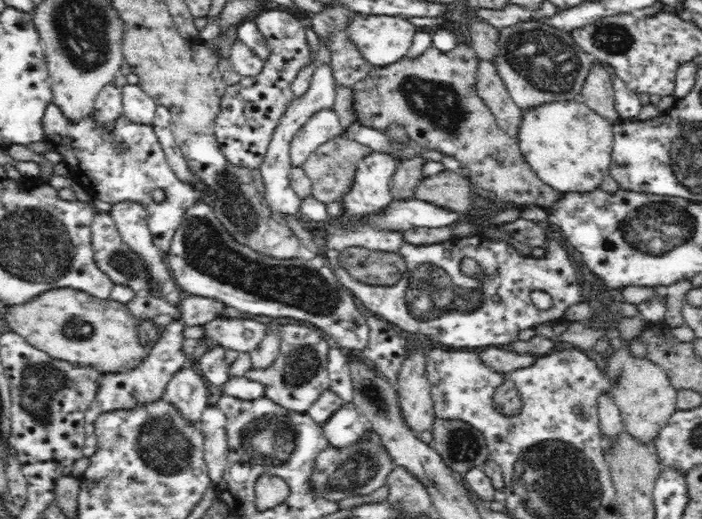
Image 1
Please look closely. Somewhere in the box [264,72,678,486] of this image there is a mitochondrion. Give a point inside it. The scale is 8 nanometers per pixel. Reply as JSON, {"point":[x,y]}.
{"point":[428,290]}

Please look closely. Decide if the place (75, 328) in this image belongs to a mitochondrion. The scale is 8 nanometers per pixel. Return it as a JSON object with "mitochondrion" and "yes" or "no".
{"mitochondrion":"yes"}

